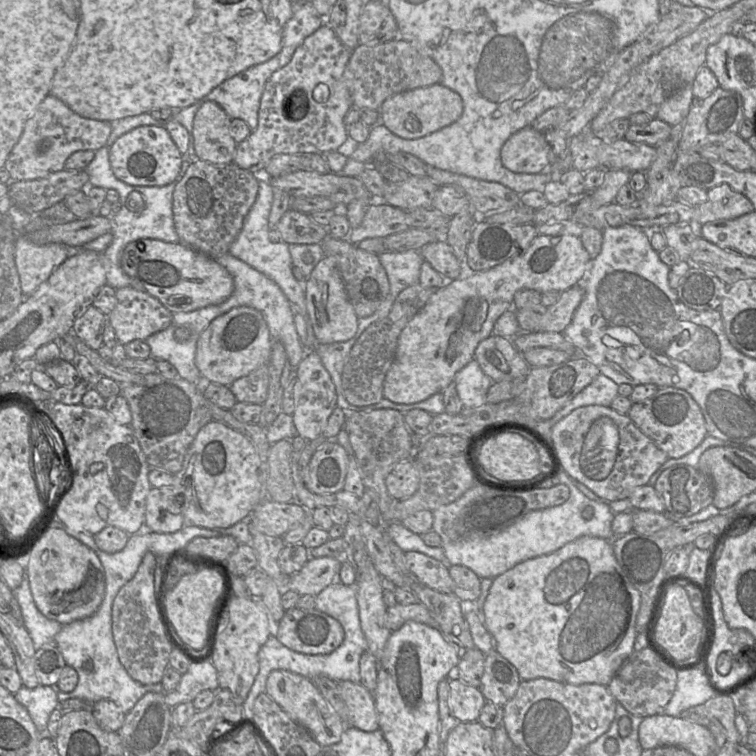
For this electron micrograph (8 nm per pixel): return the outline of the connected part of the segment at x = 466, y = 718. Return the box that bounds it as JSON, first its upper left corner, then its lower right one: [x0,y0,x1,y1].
[449,678,487,722]

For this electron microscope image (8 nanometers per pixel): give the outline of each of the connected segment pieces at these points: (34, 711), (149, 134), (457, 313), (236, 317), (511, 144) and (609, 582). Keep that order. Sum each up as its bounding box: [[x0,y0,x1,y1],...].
[[15,685,71,736],[109,126,182,186],[384,234,591,404],[195,306,272,386],[501,126,548,174],[483,536,640,686]]

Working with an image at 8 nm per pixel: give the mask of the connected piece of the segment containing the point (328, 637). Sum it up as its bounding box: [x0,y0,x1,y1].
[277,608,344,654]

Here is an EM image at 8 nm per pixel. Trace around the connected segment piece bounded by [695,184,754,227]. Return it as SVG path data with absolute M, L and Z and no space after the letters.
M727 184L707 190L707 195L707 201L696 207L695 227L720 219L735 219L754 211L751 201Z

